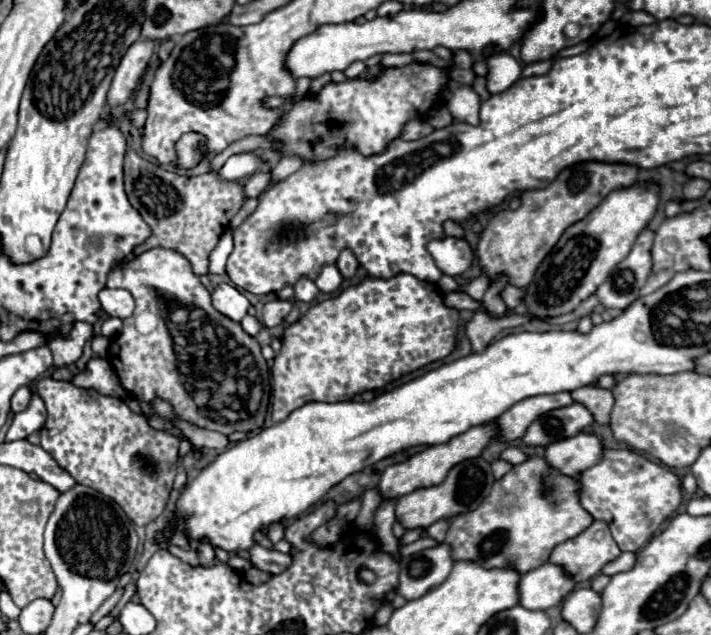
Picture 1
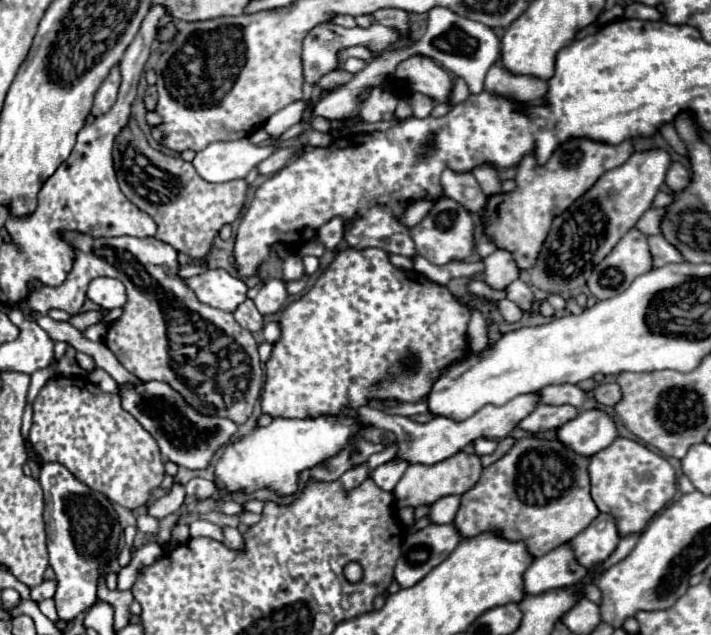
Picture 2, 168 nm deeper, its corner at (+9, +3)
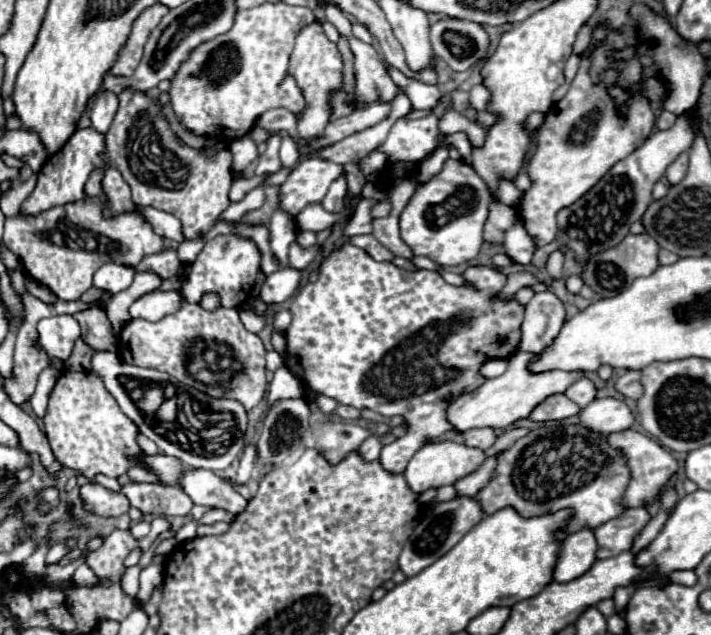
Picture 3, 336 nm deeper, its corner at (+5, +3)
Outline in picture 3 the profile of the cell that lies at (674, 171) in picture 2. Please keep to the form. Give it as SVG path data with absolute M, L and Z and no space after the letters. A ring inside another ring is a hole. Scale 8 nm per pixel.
M682 153L666 171L666 179L670 185L676 185L678 181L682 181L682 177L686 175L688 169L688 153Z

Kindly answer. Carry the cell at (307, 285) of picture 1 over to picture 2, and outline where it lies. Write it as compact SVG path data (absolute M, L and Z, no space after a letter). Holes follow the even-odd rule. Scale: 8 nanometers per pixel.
M290 255L286 261L284 261L284 279L286 281L296 281L304 275L304 263L302 263L302 257L300 255Z

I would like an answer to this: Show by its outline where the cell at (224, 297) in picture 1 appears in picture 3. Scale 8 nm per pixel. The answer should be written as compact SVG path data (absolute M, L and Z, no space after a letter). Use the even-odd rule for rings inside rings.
M218 235L206 243L202 253L194 261L190 275L182 283L182 293L188 303L200 303L206 293L216 293L220 307L240 309L250 297L258 269L260 251L252 239L244 239L240 235Z

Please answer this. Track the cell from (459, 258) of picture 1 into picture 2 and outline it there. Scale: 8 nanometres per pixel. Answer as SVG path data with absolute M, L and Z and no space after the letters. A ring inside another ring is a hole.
M442 195L434 201L432 211L410 229L410 237L418 255L426 257L434 265L446 265L448 261L464 261L474 253L474 221L470 211L454 199Z

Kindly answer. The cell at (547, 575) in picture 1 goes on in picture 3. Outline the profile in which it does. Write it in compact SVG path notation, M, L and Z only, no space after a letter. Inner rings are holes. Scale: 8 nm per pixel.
M592 529L572 533L560 545L552 579L556 583L574 581L582 577L582 573L586 573L594 561L596 561L596 539Z

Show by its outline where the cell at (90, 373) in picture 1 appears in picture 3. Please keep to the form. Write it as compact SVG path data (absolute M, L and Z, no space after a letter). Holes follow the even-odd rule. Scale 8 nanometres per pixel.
M88 309L84 313L76 313L74 319L80 323L82 339L86 341L86 345L90 345L94 351L116 351L118 337L114 335L110 321L102 309Z

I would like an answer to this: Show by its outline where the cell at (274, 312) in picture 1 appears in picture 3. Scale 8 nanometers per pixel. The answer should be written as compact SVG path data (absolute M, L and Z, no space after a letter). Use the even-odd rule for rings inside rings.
M284 267L278 269L276 273L268 275L268 279L262 285L260 299L270 305L270 303L282 303L294 295L294 291L300 285L300 273L296 269Z

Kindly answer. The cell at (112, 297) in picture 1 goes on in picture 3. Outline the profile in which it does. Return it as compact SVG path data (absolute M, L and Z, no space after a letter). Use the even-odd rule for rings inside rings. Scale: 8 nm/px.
M116 263L102 265L94 275L94 287L108 293L120 293L122 289L128 289L132 285L136 271L130 267L122 267Z

